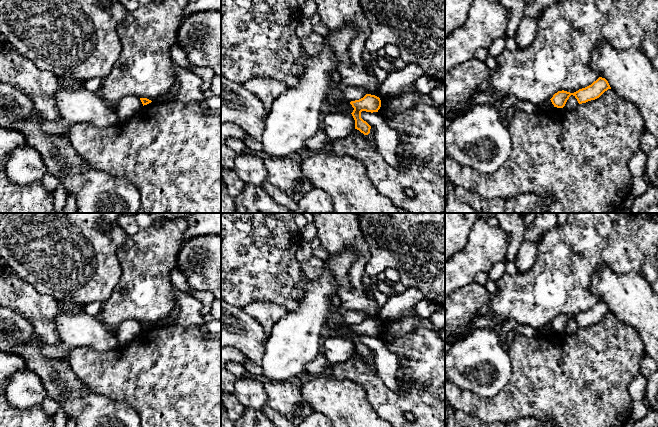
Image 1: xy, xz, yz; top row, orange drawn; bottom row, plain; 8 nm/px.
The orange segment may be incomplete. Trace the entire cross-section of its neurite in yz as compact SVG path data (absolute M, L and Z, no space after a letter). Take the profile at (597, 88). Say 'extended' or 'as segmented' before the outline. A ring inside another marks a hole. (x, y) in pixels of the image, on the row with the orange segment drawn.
as segmented; M599 77L591 85L579 89L574 93L564 90L558 91L550 100L554 107L563 108L571 95L577 99L579 104L582 104L599 98L608 89L611 89L608 81L605 78Z

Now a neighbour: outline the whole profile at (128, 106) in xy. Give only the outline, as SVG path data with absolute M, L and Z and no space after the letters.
M127 96L115 105L114 112L117 115L118 121L124 121L136 114L142 107L143 104L140 98Z

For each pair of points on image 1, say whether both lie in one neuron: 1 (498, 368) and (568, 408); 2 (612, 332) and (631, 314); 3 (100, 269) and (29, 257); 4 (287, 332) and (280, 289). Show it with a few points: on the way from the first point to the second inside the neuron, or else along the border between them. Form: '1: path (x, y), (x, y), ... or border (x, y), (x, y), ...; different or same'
1: border (508, 352), (511, 376), (507, 385), (496, 394); different
2: border (611, 312), (621, 321), (631, 326), (640, 337); different
3: path (82, 267), (72, 257), (47, 257); same
4: border (297, 300), (298, 307), (288, 313); different

